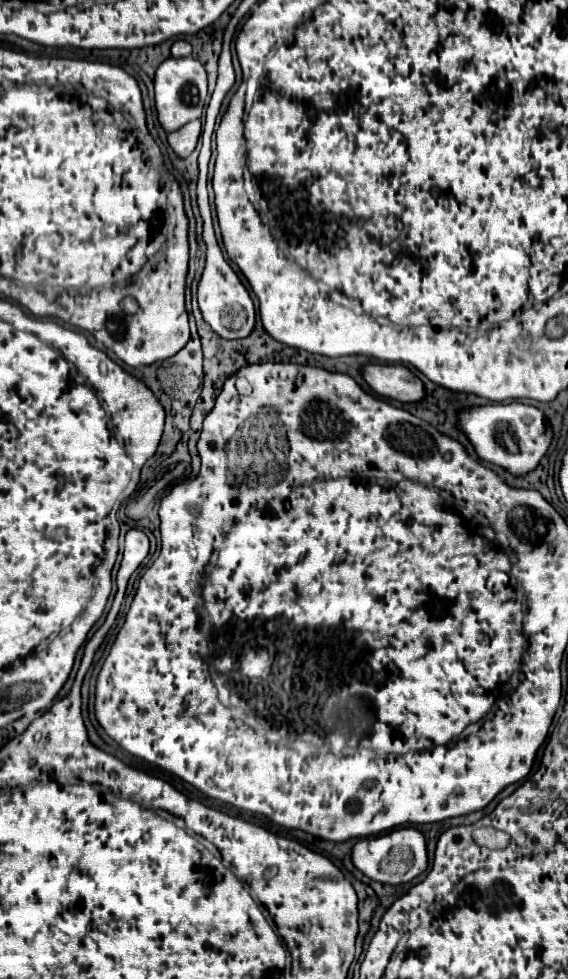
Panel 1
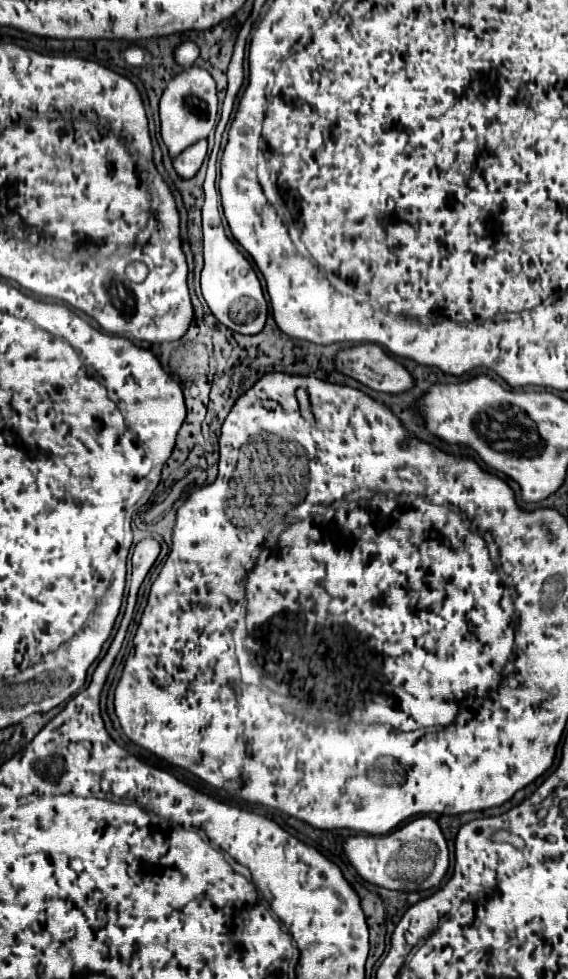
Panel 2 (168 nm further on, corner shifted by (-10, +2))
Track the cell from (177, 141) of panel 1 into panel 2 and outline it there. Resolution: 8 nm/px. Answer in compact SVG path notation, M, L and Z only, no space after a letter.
M202 140L202 142L196 142L190 148L186 148L178 158L174 158L174 170L178 172L180 178L190 180L200 170L204 156L206 156L206 142Z

